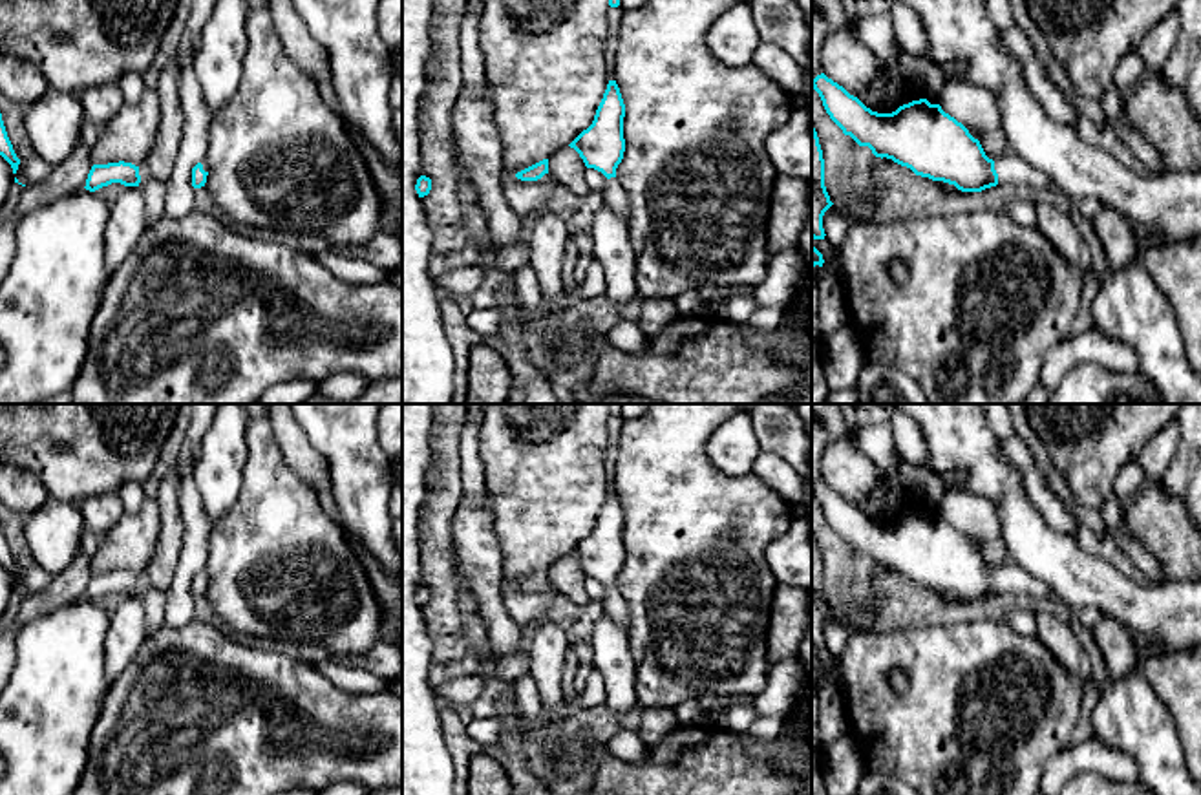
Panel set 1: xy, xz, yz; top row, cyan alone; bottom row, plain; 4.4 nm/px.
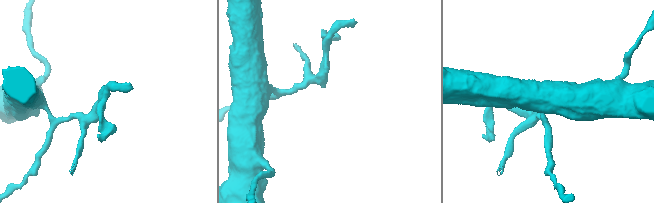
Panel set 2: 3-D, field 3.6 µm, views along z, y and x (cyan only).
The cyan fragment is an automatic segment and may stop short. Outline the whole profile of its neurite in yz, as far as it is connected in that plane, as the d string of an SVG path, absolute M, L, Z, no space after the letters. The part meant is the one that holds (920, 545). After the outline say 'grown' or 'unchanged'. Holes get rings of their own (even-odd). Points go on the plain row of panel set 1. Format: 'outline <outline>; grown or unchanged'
outline M824 482L812 490L830 528L859 556L887 567L916 585L982 601L996 594L1029 594L1060 599L1044 581L1031 578L1015 561L989 568L969 539L927 508L912 510L892 523L877 523Z; grown

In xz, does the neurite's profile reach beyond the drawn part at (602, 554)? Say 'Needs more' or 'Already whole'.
Needs more

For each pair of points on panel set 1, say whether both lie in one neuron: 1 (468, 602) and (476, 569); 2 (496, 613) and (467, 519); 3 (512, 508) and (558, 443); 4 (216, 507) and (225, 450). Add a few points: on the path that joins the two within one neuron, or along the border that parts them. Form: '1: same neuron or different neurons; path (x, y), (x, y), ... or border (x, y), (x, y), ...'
1: different neurons; border (456, 569), (472, 593), (487, 629)
2: same neuron; path (487, 589), (474, 543)
3: same neuron; path (529, 492), (545, 476), (545, 459)
4: same neuron; path (218, 492), (220, 465)

